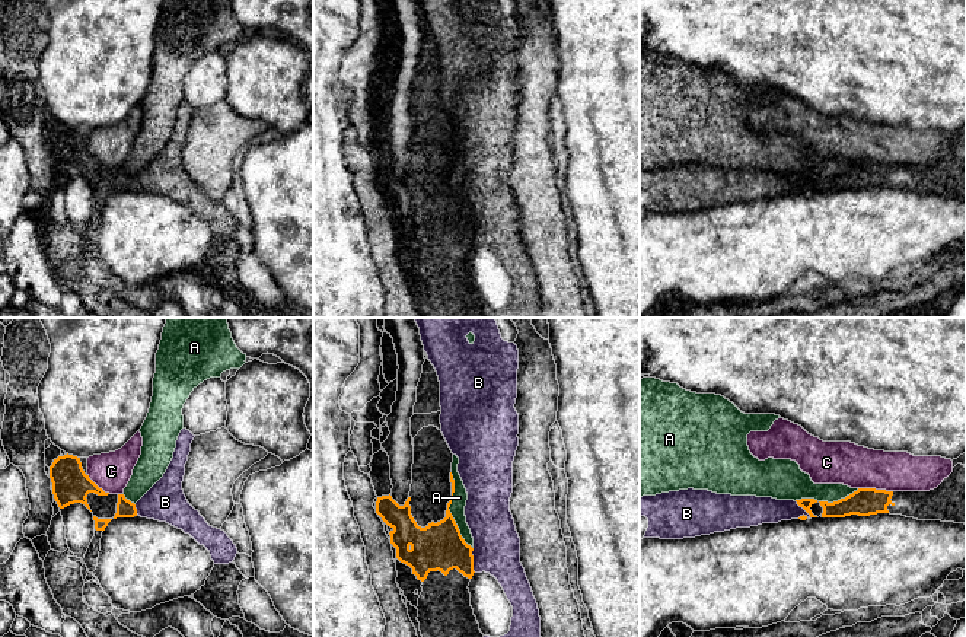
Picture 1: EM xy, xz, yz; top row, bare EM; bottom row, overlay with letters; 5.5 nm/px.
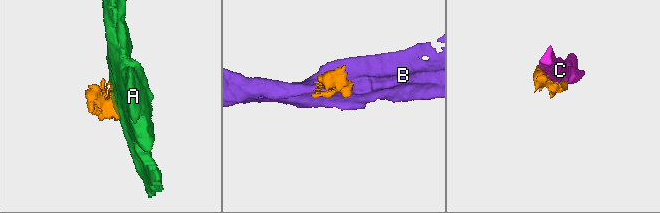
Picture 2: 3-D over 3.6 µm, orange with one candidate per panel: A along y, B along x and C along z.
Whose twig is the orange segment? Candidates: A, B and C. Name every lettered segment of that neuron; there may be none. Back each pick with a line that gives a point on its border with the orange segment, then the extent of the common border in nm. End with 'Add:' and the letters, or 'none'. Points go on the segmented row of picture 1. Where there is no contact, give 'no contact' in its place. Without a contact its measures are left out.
Add: none

